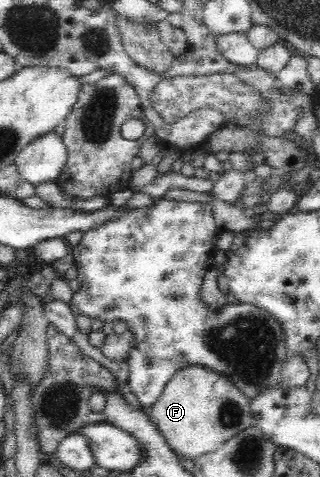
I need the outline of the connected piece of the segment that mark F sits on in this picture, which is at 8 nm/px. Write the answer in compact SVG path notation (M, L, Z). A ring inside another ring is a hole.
M203 363L187 365L175 371L147 413L176 455L188 459L216 451L233 435L253 425L246 395L228 374L206 367Z

